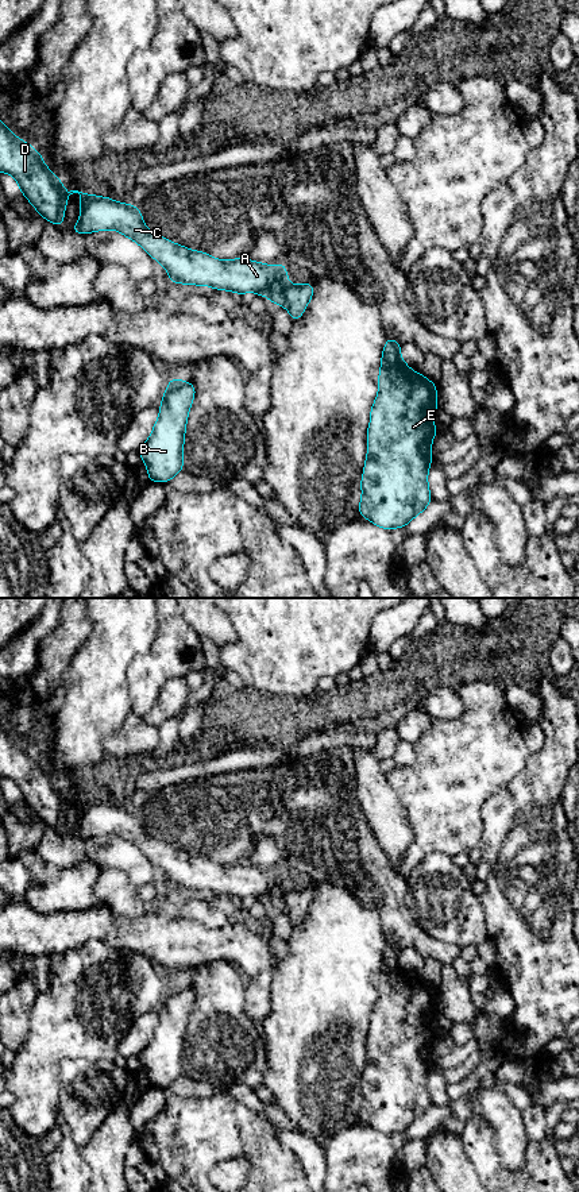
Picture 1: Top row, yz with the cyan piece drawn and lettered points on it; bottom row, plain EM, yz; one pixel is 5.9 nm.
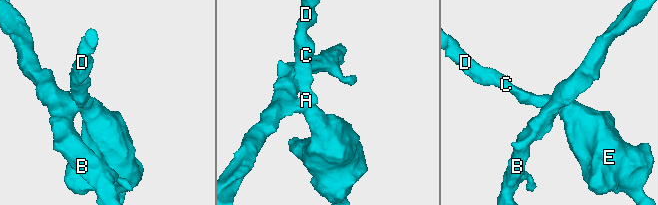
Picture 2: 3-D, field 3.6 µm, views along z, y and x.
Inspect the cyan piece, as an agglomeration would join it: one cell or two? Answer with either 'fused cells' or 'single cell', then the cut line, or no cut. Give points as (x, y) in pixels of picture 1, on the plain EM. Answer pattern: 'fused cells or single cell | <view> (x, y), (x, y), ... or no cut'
fused cells | yz (276, 871), (270, 902)

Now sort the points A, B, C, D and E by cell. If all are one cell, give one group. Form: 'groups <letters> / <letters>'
groups A C D E / B

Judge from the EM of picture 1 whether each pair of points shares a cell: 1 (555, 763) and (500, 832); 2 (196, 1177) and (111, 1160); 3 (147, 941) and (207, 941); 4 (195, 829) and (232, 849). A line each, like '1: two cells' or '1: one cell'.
1: one cell
2: two cells
3: one cell
4: one cell

